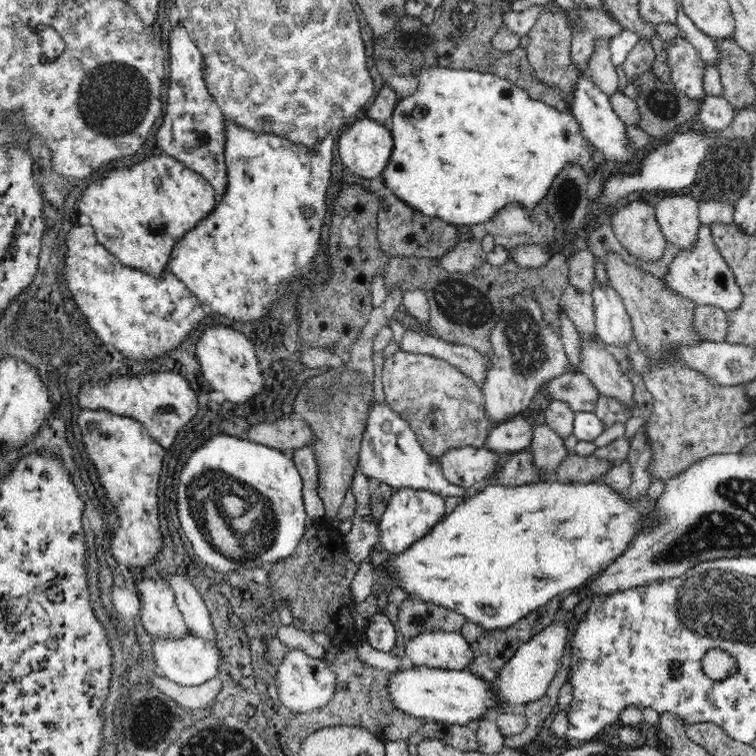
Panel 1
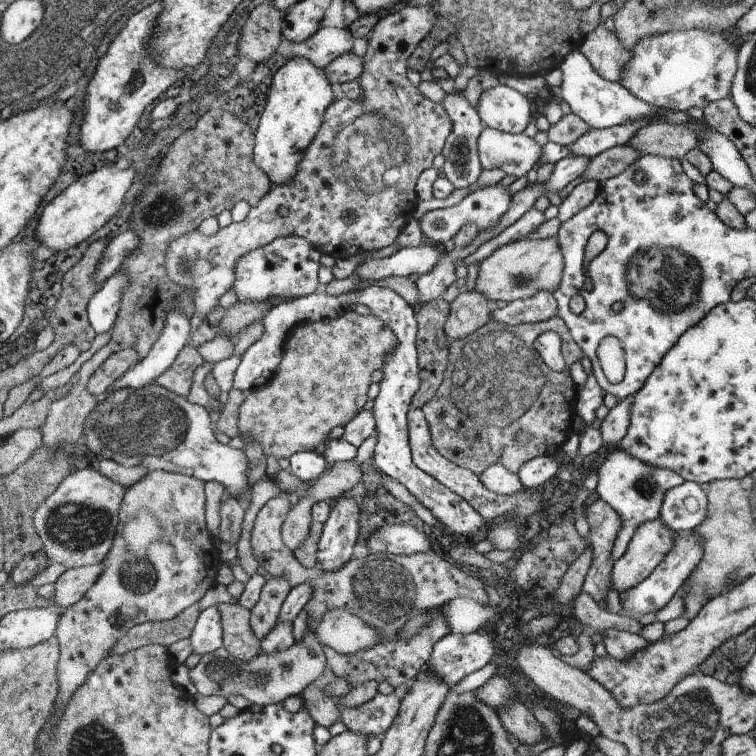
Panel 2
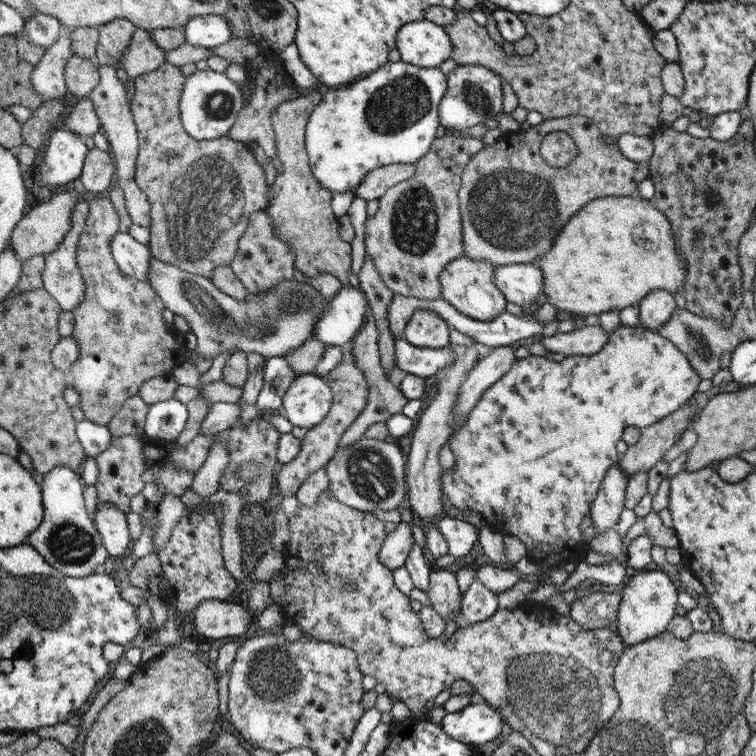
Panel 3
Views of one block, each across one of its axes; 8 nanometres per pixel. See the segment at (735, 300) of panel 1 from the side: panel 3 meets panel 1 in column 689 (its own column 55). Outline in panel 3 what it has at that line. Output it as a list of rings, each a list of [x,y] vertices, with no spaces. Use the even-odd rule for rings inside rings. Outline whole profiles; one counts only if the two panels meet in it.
[[[81,202],[79,206],[75,206],[75,212],[71,216],[71,228],[69,234],[65,234],[63,242],[57,246],[57,250],[53,250],[51,254],[45,254],[45,268],[43,268],[43,288],[59,302],[63,312],[73,312],[77,306],[81,306],[83,298],[85,298],[85,282],[83,282],[83,274],[79,272],[77,266],[77,242],[79,236],[85,228],[89,216],[89,204]]]

